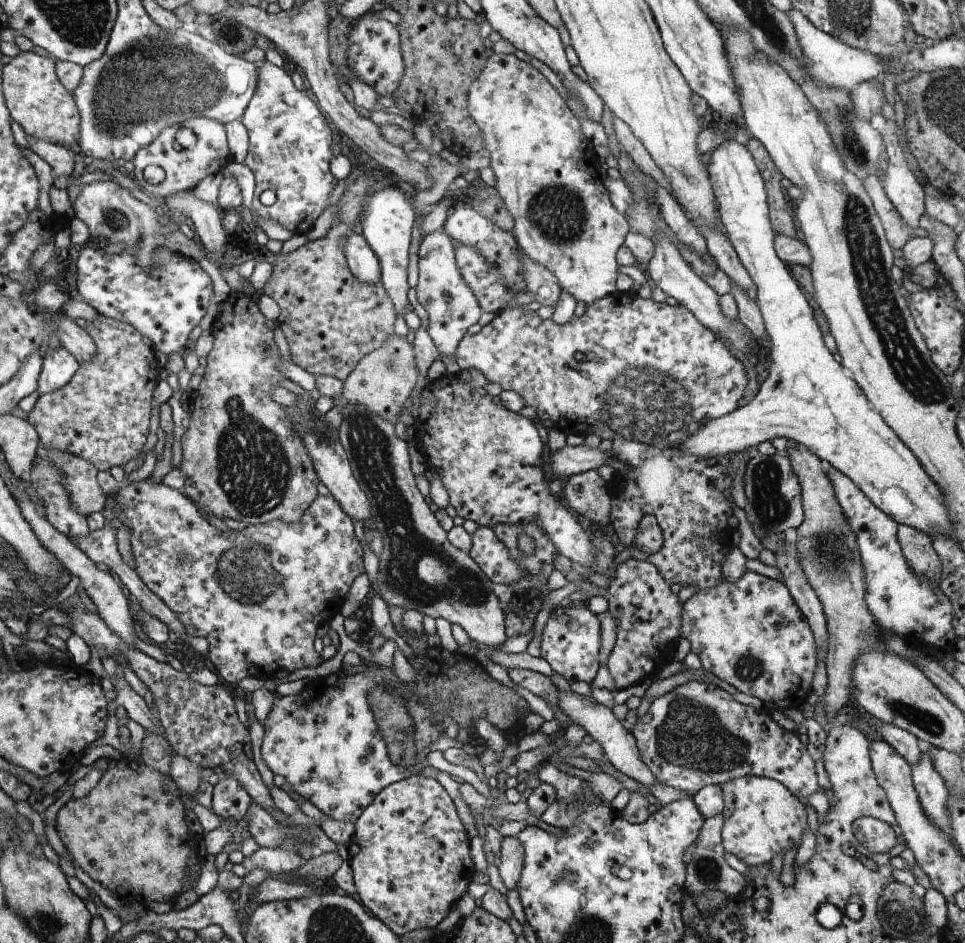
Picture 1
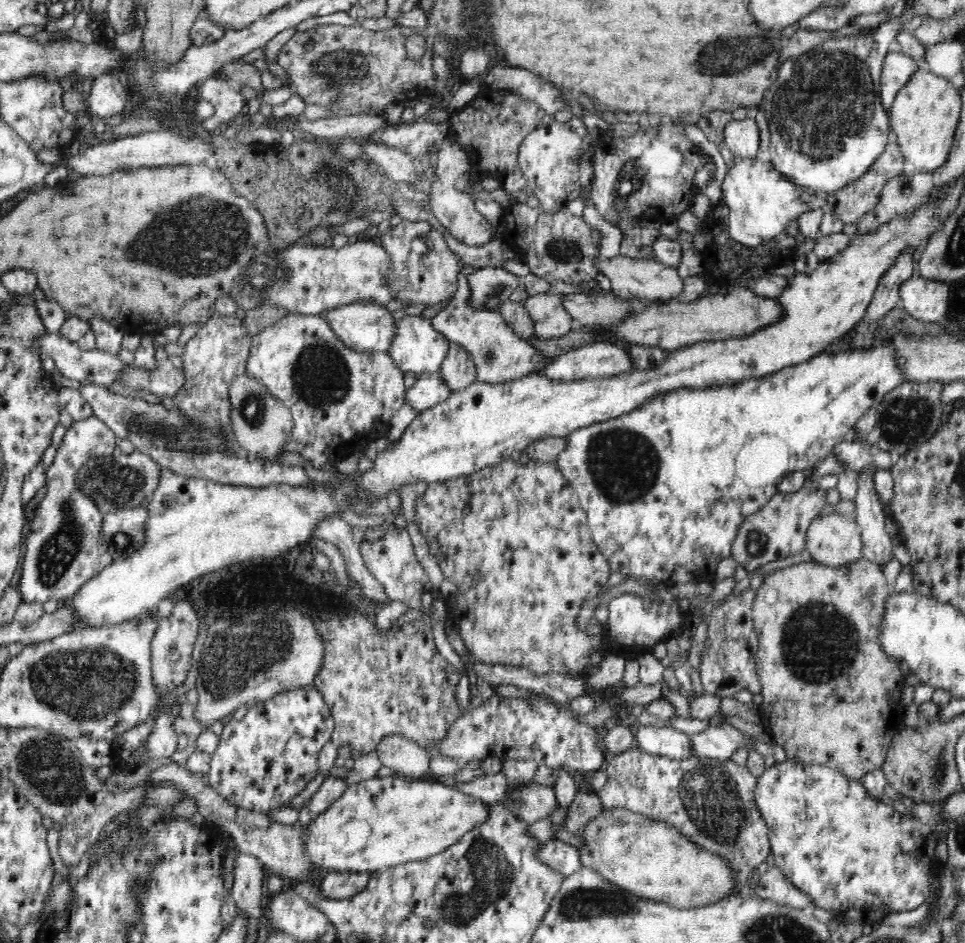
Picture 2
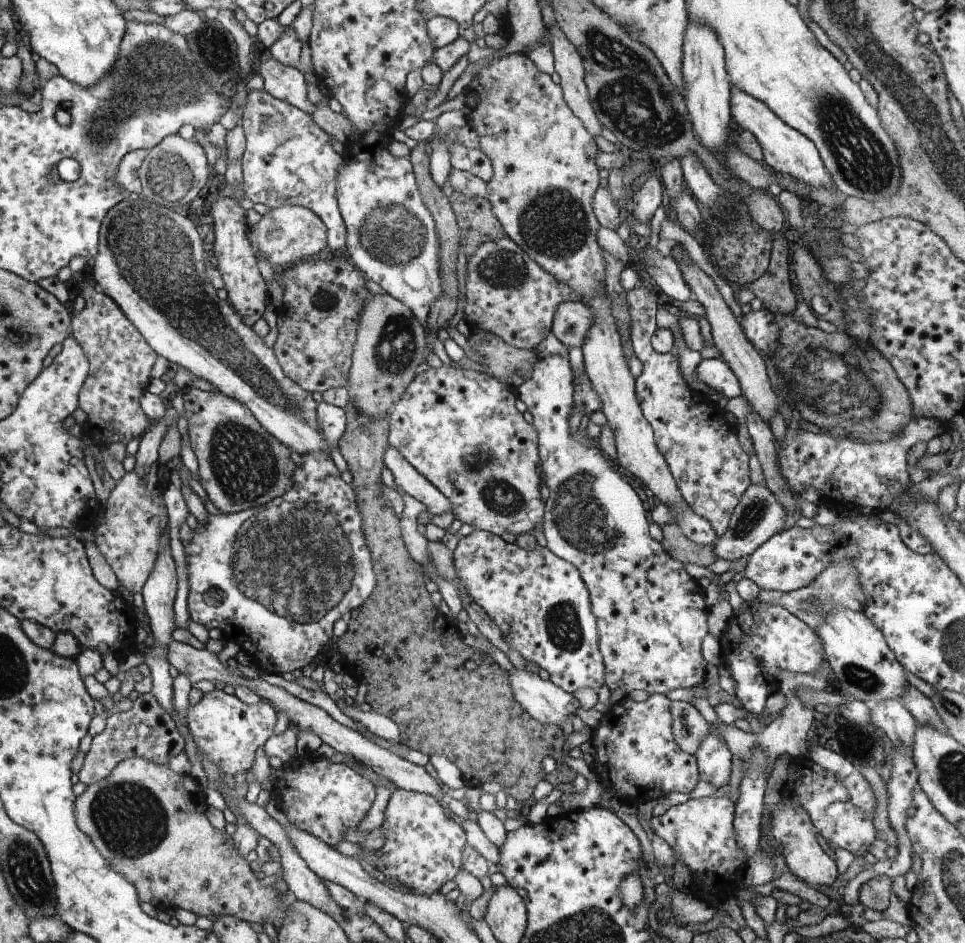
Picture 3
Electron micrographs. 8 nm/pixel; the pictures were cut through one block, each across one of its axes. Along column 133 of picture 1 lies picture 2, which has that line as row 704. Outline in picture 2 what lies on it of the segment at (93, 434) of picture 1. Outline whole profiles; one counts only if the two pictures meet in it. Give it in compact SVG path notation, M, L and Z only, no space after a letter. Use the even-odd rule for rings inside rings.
M354 616L342 620L318 622L317 634L325 646L325 657L317 670L313 686L323 696L332 715L334 727L331 741L341 747L350 744L352 758L374 752L385 736L400 734L420 746L426 747L439 741L450 725L464 714L458 702L454 702L454 690L461 679L460 672L436 650L436 642L430 629L430 620L410 621L400 628L382 632L370 618Z

